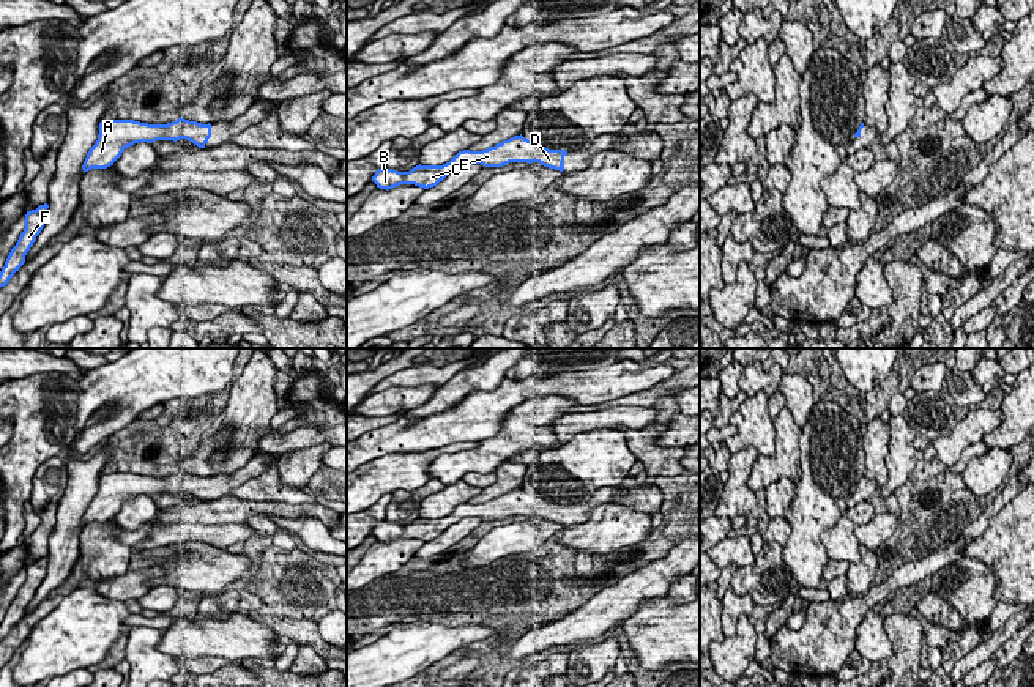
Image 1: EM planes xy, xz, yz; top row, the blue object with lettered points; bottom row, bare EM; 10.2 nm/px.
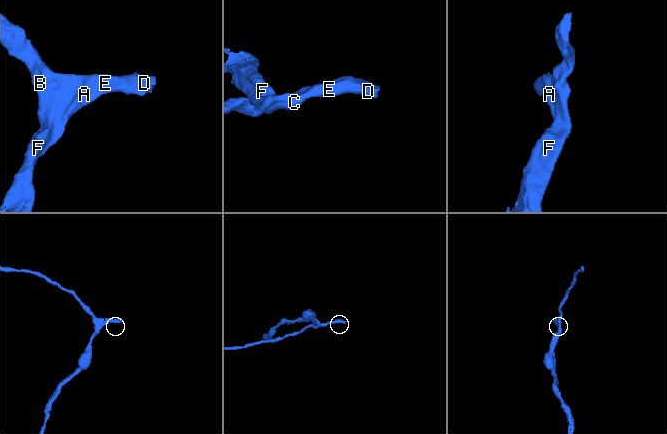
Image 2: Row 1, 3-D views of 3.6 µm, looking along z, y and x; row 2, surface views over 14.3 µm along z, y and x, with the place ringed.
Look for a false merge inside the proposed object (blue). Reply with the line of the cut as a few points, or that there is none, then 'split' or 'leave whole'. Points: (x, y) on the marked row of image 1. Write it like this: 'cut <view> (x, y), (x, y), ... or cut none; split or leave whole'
cut none; leave whole

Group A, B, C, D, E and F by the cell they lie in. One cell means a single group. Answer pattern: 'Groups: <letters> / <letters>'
Groups: A B C D E F

